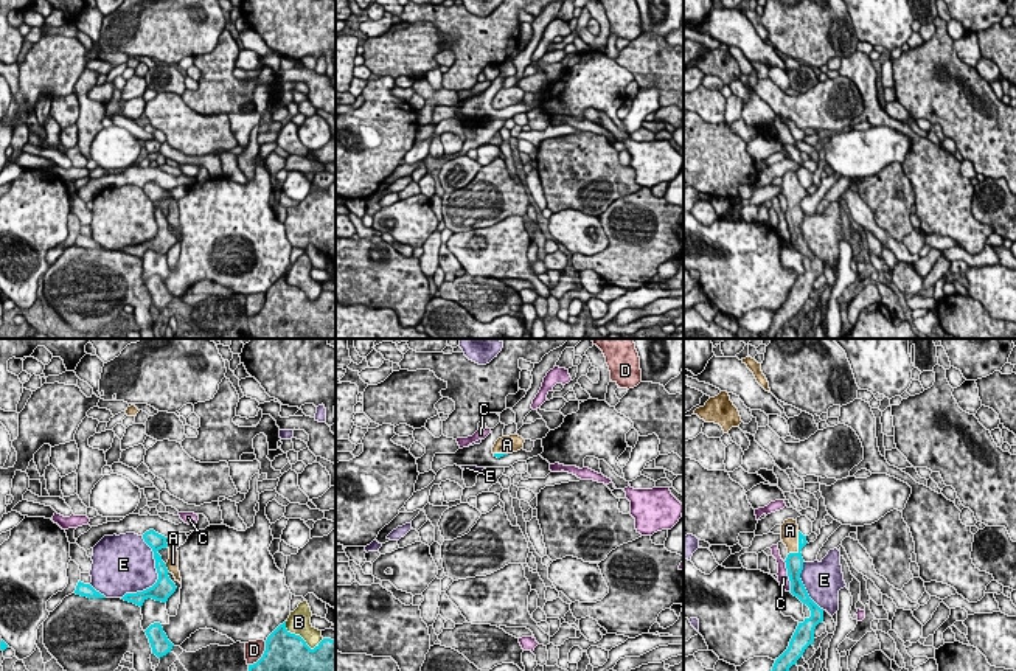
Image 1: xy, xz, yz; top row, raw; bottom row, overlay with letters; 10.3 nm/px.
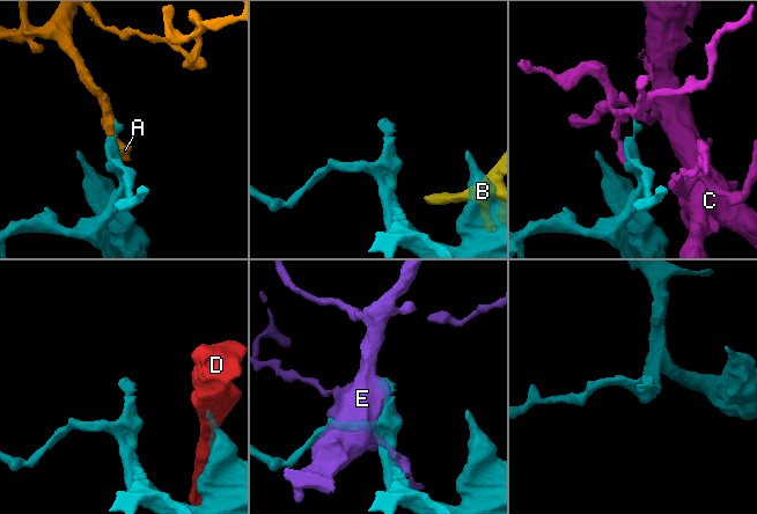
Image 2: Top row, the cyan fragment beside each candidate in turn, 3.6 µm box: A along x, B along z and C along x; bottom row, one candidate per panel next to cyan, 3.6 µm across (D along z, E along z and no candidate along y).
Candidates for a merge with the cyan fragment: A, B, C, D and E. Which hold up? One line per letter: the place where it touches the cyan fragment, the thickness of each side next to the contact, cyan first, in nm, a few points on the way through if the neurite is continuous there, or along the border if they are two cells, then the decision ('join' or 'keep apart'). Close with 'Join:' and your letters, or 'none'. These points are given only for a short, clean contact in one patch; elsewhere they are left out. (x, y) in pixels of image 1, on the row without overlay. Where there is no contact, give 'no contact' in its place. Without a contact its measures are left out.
A: yz (799, 198) | 190/190 nm | join
B: xy (302, 291) | 480/240 nm | keep apart
C: yz (788, 227) | 190/120 nm | keep apart
D: xy (263, 308) | 500/190 nm | keep apart
E: xy (159, 229) | 200/420 nm | keep apart
Join: A

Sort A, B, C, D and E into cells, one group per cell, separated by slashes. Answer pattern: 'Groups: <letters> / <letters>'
Groups: A / B / C / D / E

